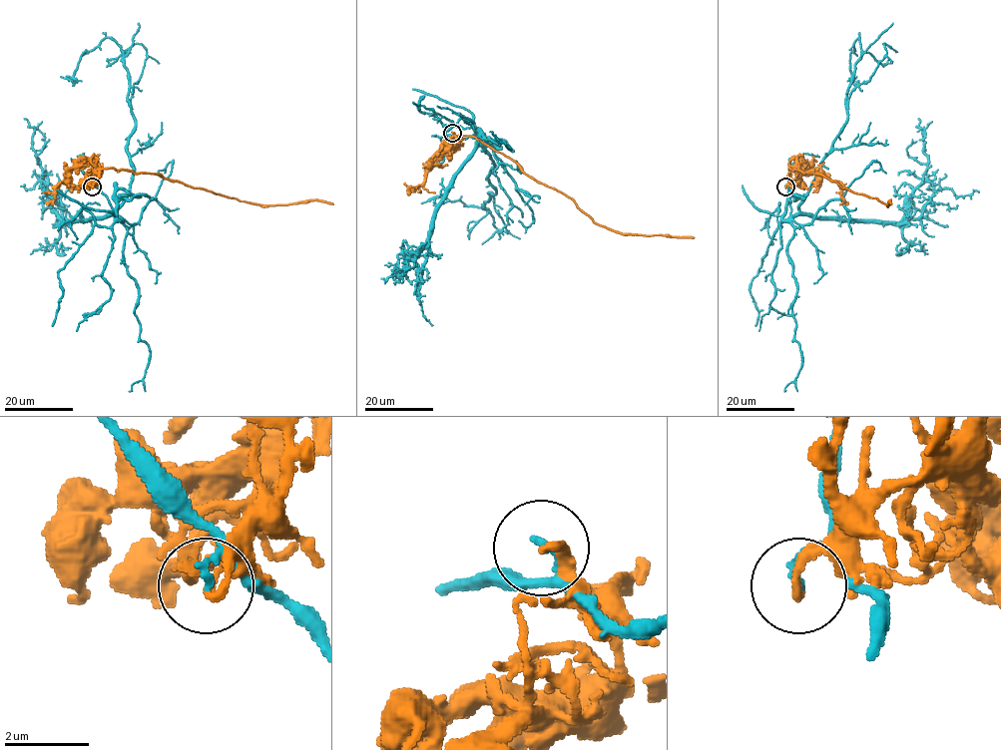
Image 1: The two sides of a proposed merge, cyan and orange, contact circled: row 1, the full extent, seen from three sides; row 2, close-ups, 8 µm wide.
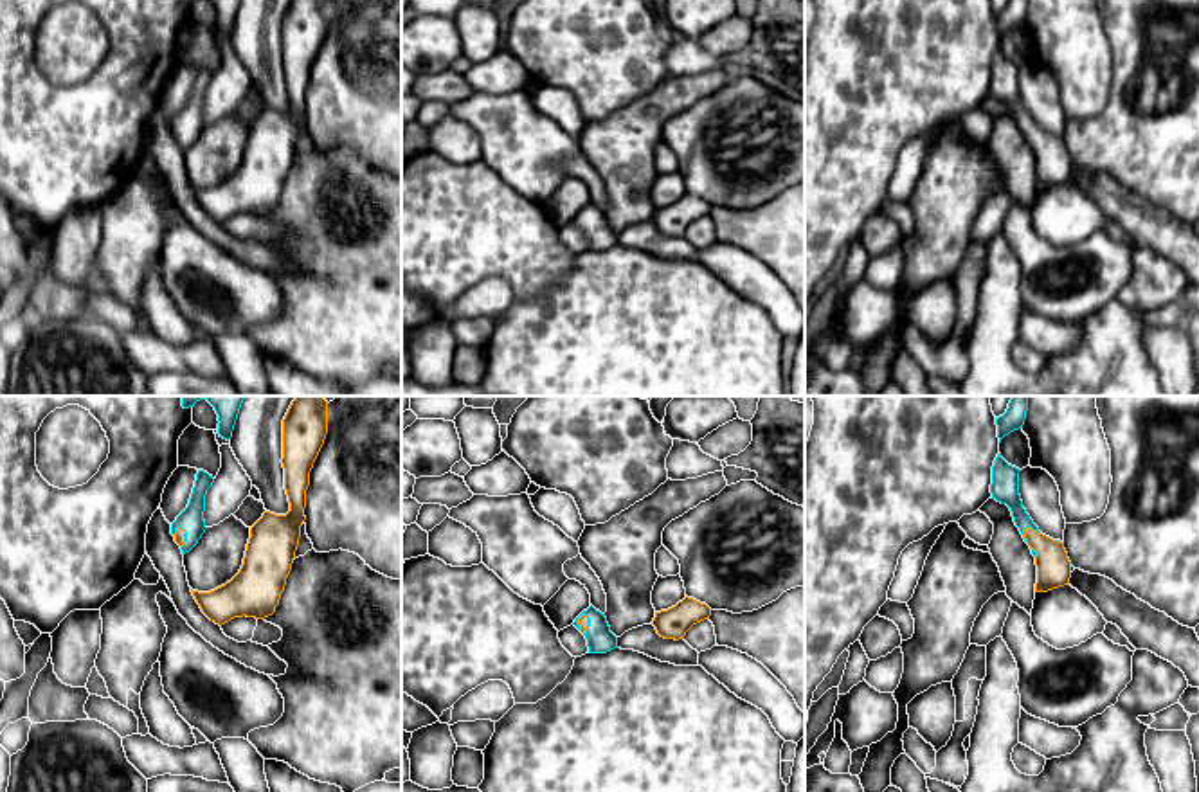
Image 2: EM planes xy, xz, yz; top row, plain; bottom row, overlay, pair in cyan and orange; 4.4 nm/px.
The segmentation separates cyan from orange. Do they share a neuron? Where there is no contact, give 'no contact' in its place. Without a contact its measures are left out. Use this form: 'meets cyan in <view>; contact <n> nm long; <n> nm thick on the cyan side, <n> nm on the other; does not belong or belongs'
meets cyan in yz; contact 90 nm long; 130 nm thick on the cyan side, 160 nm on the other; does not belong

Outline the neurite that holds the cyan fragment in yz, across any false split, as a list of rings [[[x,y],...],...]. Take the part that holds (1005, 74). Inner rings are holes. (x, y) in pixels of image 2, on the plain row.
[[[997,50],[994,63],[992,63],[992,81],[990,90],[1001,101],[1006,101],[1012,108],[1014,119],[1019,124],[1023,135],[1024,126],[1032,124],[1033,128],[1041,130],[1039,124],[1033,121],[1026,106],[1023,104],[1023,97],[1019,92],[1019,65],[1008,61],[1001,50]]]

